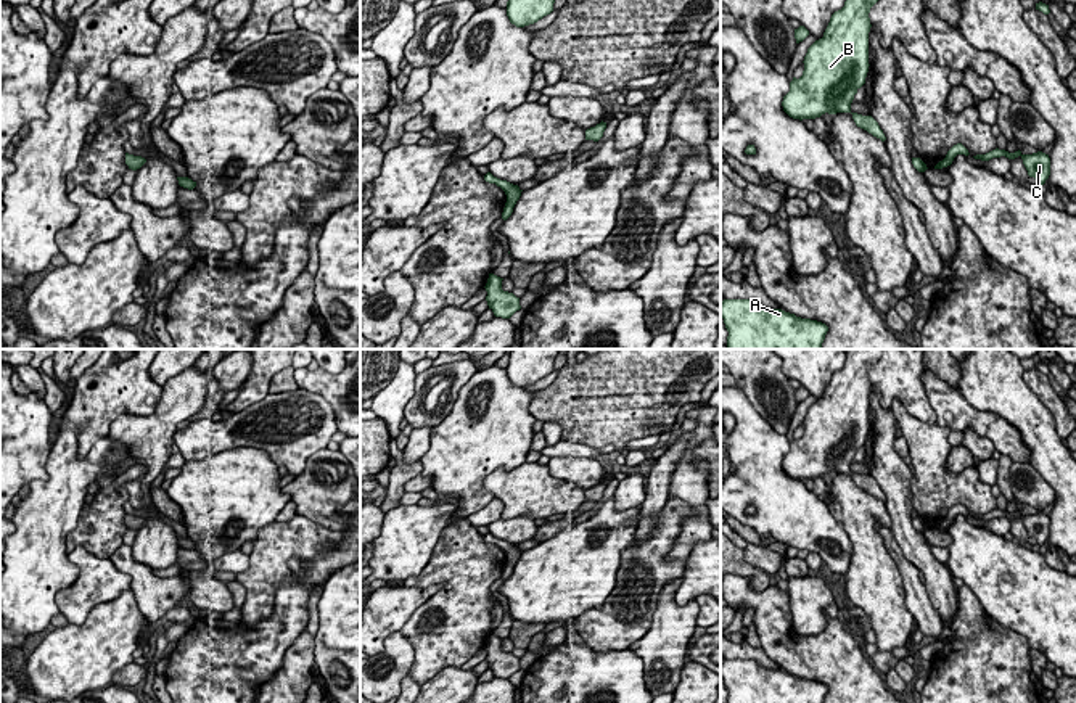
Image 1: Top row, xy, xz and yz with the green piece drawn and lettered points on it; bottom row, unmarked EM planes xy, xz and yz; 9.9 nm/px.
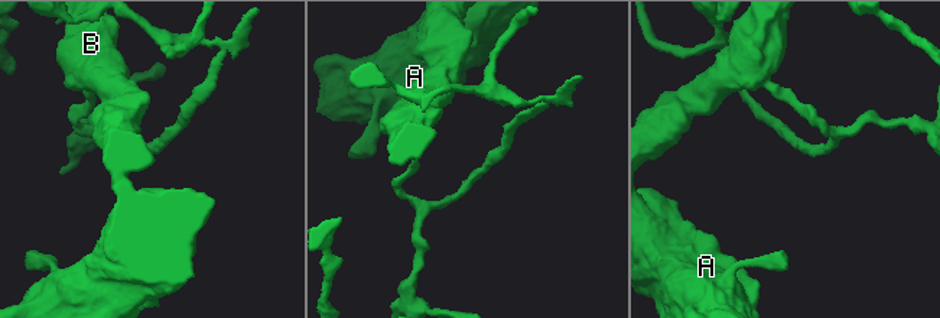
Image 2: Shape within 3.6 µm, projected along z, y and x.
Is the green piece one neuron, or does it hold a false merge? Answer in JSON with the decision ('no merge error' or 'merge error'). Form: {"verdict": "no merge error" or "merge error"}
{"verdict": "merge error"}

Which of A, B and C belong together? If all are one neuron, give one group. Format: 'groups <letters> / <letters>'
groups A B / C

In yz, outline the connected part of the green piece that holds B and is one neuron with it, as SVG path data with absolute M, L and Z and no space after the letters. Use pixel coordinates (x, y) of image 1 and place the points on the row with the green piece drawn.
M846 0L844 6L835 11L823 32L804 56L804 71L799 79L793 77L790 92L783 97L783 111L793 119L815 119L822 114L851 113L857 127L867 130L881 142L886 140L878 122L872 116L862 116L851 111L851 103L857 90L865 84L869 72L869 32L870 8L878 0Z

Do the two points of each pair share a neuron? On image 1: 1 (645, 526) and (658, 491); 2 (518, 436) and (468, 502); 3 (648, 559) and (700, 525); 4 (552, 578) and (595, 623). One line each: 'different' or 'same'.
1: same
2: same
3: different
4: different

